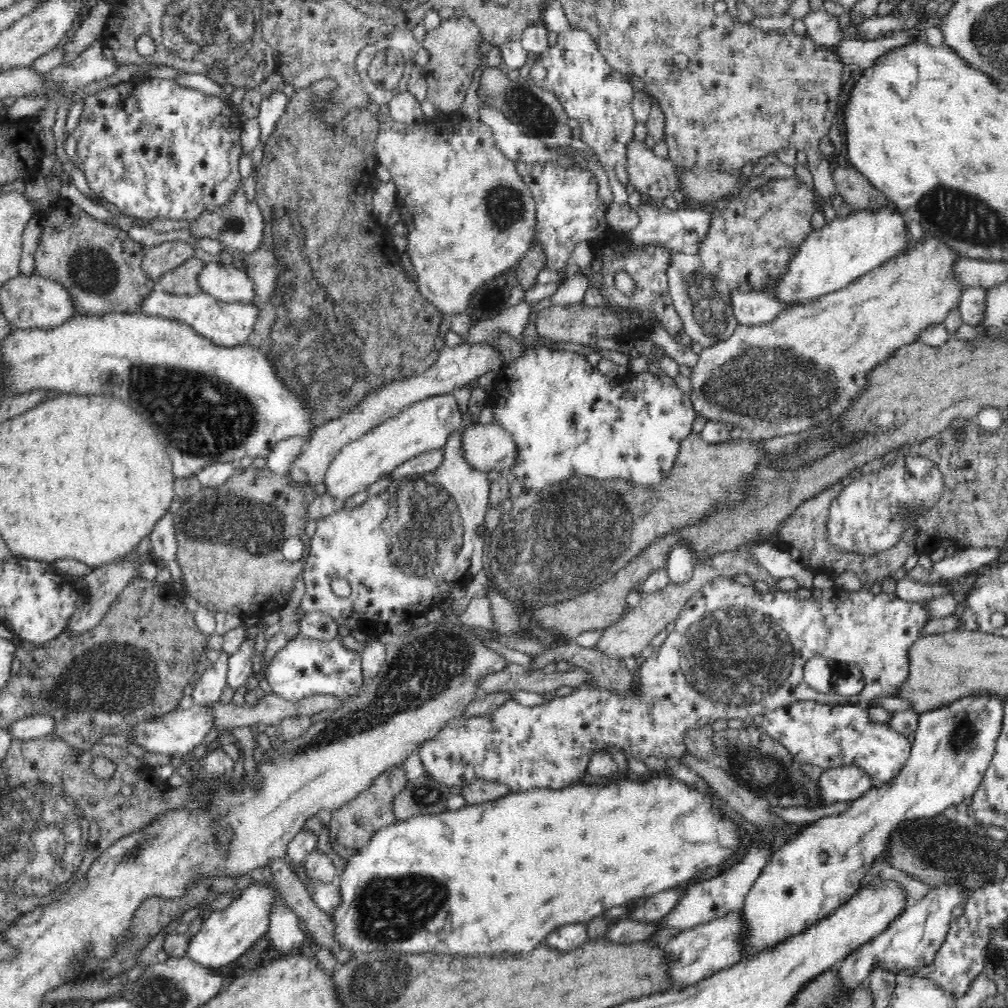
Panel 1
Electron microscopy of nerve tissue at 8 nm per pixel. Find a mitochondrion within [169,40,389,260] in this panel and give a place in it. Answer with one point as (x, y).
(232, 223)

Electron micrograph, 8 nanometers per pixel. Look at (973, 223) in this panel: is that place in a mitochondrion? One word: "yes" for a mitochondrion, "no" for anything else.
yes

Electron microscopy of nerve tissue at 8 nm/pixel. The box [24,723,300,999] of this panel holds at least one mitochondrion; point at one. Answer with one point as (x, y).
(138, 850)

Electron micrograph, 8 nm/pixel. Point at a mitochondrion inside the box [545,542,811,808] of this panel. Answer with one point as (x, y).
(733, 658)

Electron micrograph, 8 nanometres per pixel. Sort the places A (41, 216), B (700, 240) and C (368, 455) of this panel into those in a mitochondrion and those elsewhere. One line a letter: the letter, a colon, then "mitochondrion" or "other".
A: other
B: other
C: other

